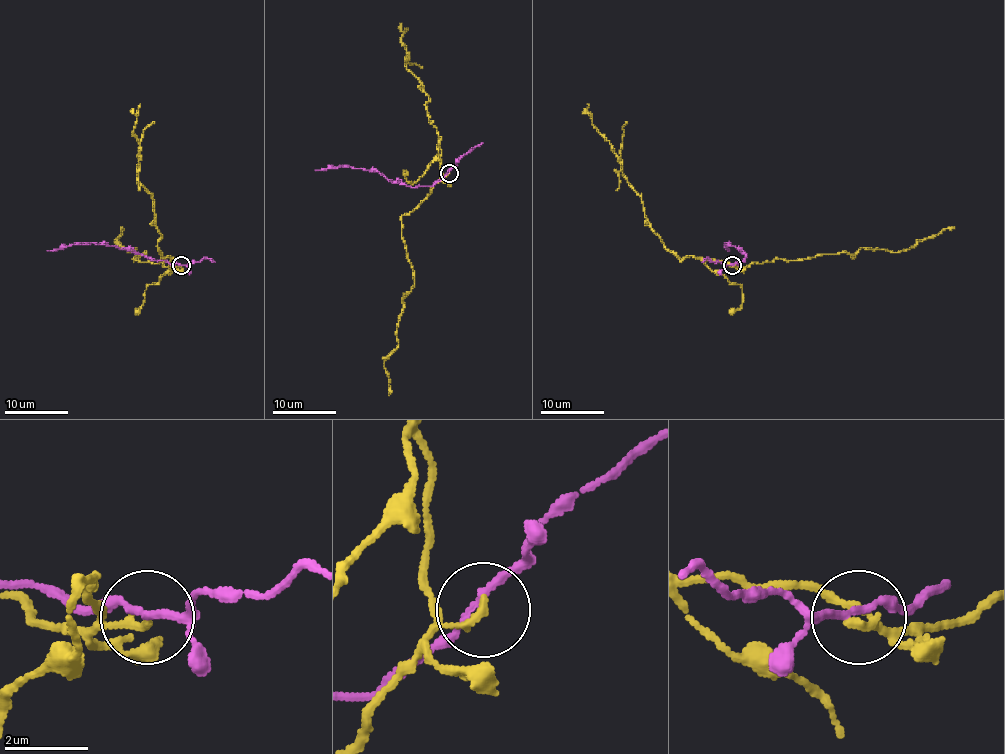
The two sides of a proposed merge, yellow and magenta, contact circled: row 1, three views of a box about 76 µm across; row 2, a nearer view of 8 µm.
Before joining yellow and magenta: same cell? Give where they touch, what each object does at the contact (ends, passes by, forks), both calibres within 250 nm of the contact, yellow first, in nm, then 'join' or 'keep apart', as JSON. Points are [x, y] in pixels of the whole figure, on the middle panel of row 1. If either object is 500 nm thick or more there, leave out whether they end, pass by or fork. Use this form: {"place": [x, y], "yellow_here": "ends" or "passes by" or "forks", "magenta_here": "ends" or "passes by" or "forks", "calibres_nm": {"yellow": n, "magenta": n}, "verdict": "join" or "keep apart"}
{"place": [449, 173], "yellow_here": "ends", "magenta_here": "passes by", "calibres_nm": {"yellow": 200, "magenta": 160}, "verdict": "keep apart"}

